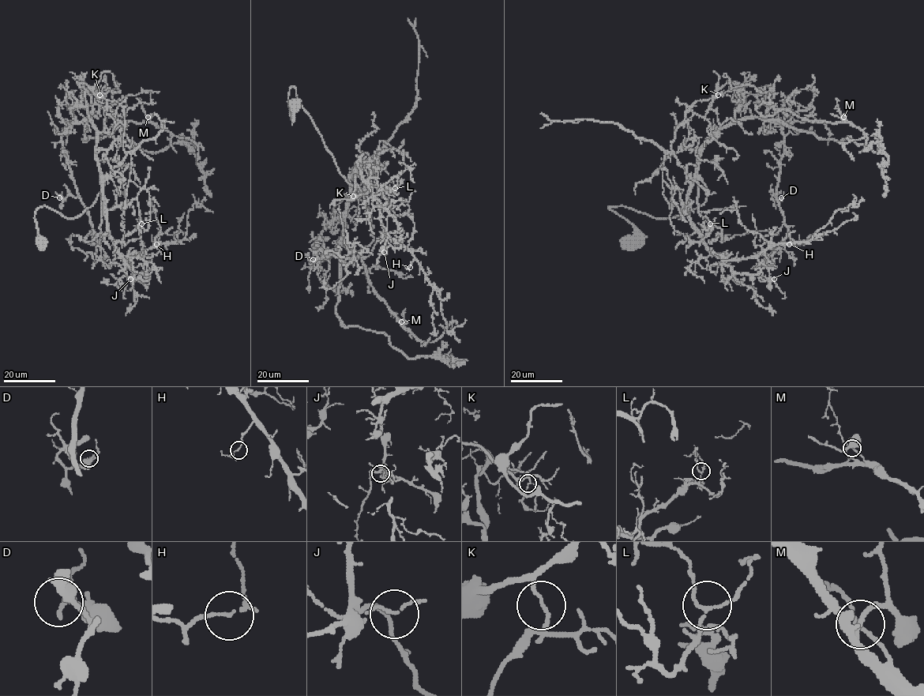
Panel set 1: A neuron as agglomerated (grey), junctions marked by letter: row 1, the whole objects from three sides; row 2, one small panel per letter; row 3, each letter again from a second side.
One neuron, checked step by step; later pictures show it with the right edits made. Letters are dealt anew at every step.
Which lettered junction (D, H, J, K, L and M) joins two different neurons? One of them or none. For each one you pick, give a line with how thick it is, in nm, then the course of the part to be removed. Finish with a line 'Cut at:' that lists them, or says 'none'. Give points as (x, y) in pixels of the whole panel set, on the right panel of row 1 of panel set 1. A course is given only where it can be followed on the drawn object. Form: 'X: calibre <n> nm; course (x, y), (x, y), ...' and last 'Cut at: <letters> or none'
K: calibre 110 nm; course (718, 94), (691, 106), (675, 132), (671, 150), (696, 181), (698, 212), (722, 228), (709, 242), (719, 236)
Cut at: K

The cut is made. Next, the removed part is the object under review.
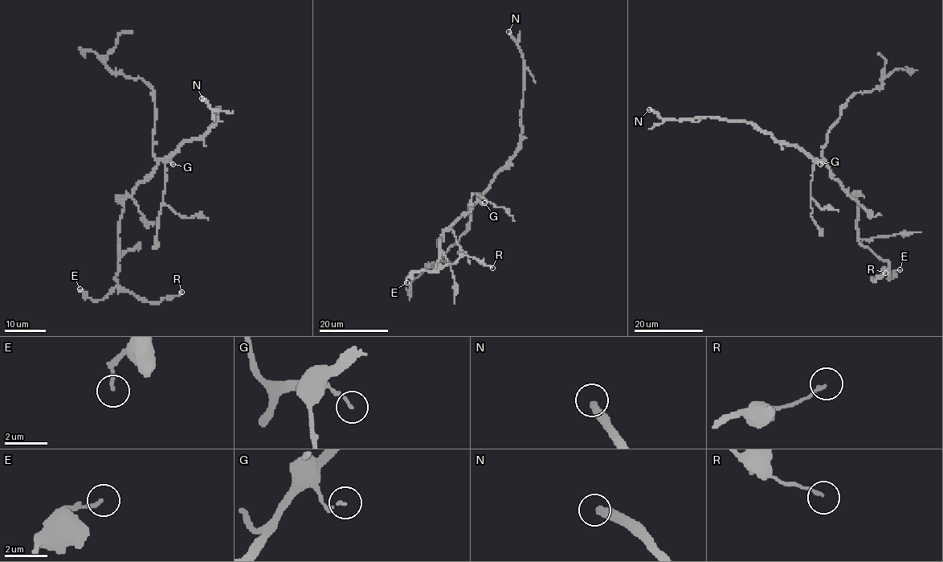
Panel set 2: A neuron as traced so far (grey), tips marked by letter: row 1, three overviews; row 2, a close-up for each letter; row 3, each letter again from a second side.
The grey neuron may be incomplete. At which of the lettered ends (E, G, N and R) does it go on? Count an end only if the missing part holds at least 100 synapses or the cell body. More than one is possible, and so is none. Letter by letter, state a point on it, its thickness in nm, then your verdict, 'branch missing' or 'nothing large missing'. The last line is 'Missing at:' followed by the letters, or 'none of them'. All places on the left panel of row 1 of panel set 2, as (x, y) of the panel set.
E: (79, 289) | 150 nm | nothing large missing
G: (173, 164) | 120 nm | nothing large missing
N: (202, 98) | 380 nm | branch missing
R: (181, 292) | 120 nm | nothing large missing
Missing at: N

